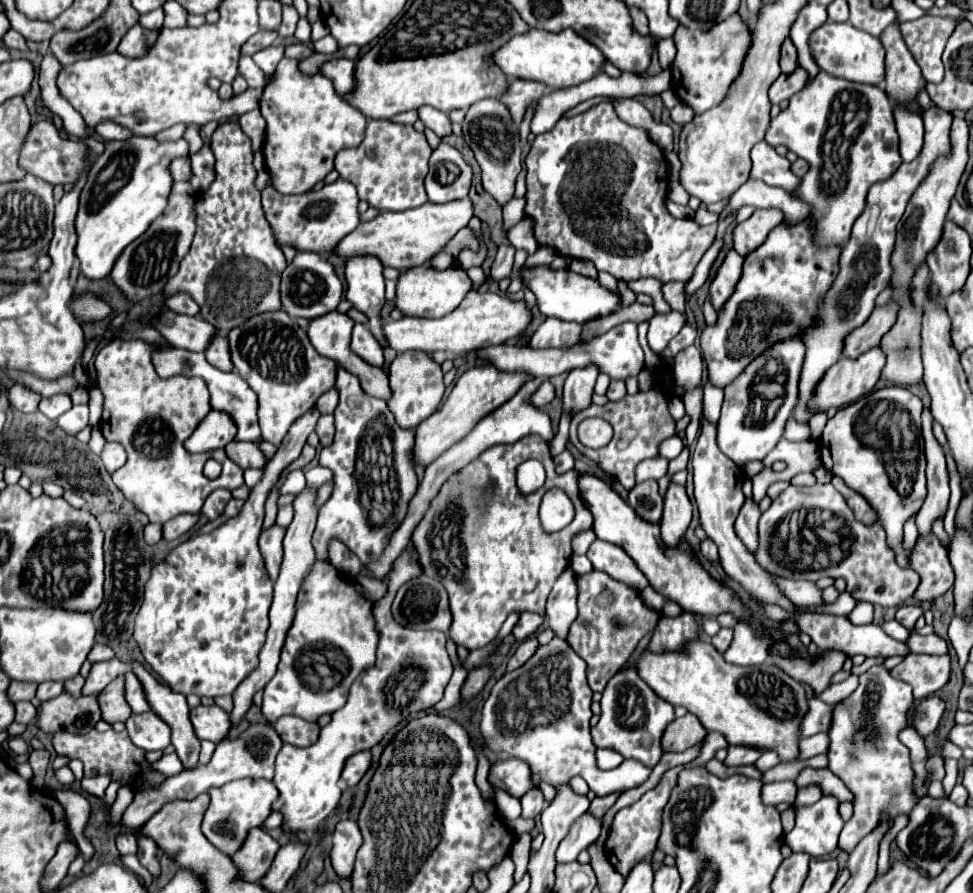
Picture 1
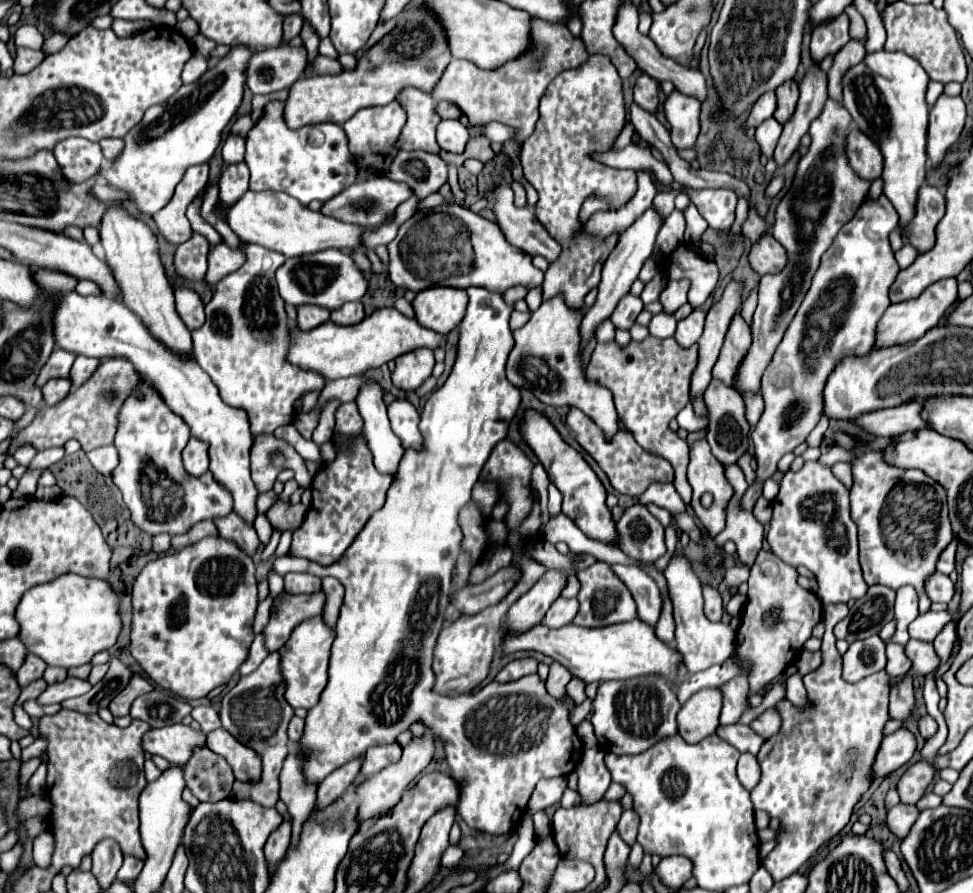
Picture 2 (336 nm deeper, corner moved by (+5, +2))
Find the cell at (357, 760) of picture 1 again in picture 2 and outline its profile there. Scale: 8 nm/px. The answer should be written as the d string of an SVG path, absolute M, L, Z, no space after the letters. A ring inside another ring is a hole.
M399 743L367 749L365 755L363 755L361 775L371 777L371 775L379 773L383 767L387 767L389 763L395 763L399 757L401 757L401 745L399 745Z

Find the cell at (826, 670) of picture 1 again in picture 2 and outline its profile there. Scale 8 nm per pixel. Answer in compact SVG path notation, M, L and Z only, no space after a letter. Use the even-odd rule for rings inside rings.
M885 585L869 587L867 595L857 599L857 603L849 609L849 615L835 625L835 637L853 643L857 639L877 635L881 627L893 619L893 603L893 589Z

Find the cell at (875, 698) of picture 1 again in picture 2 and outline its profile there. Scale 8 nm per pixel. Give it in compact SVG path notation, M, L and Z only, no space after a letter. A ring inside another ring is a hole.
M879 635L855 641L843 655L843 677L849 683L861 681L885 669L885 643Z

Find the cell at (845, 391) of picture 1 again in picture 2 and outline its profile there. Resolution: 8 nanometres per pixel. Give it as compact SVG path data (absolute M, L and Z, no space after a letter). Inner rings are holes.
M949 277L949 279L941 279L929 285L917 299L889 305L889 309L883 313L881 321L877 323L877 345L873 345L873 349L883 349L889 345L903 345L903 343L923 337L925 331L933 329L939 323L939 317L945 313L949 305L953 305L955 299L957 299L957 279Z

